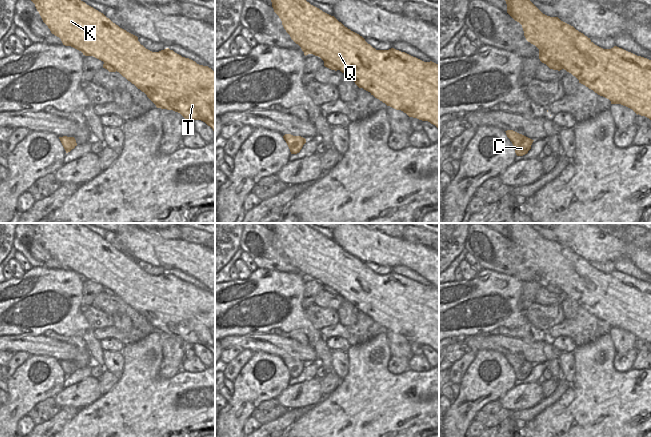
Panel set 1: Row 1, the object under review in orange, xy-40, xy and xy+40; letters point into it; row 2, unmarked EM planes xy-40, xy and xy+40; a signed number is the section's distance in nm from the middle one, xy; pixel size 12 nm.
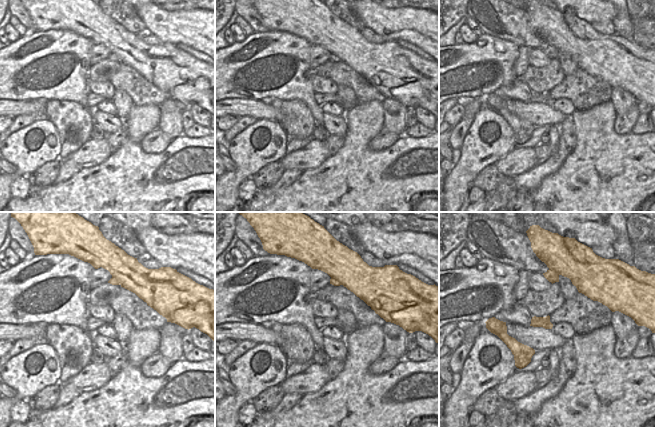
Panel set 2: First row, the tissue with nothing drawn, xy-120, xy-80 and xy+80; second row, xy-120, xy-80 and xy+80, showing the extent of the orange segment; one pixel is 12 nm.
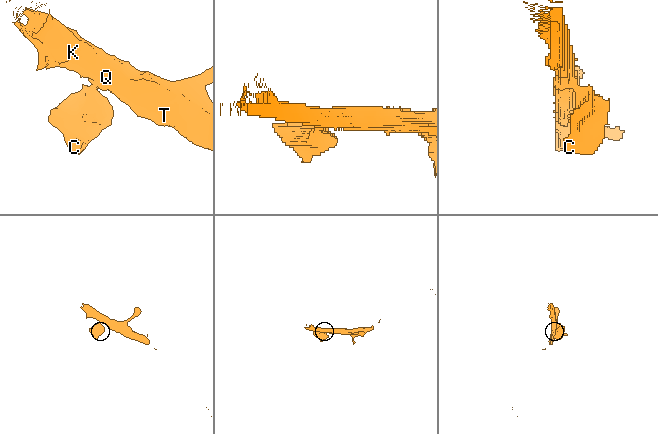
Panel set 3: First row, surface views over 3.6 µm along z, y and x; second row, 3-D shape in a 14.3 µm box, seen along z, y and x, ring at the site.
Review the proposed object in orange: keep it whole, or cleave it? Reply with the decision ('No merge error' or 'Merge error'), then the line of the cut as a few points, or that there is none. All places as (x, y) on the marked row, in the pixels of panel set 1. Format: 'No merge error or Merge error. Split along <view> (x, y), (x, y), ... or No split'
Merge error. Split along xy+40 (544, 63), (548, 60), (555, 60), (563, 68).

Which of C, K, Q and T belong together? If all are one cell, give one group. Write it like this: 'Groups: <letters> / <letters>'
Groups: C / K Q T.

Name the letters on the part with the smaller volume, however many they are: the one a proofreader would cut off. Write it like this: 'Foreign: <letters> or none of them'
Foreign: C

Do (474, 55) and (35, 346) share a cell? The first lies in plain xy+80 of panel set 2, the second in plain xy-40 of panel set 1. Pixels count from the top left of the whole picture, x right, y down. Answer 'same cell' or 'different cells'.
different cells

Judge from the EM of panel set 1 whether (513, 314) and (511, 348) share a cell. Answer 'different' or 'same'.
different

